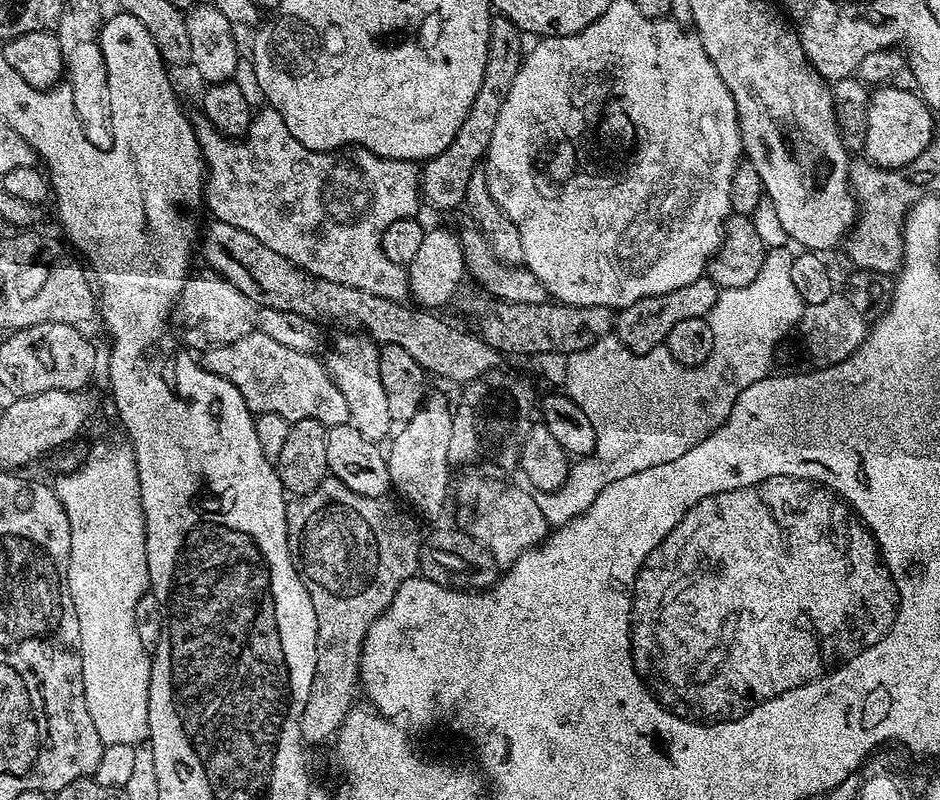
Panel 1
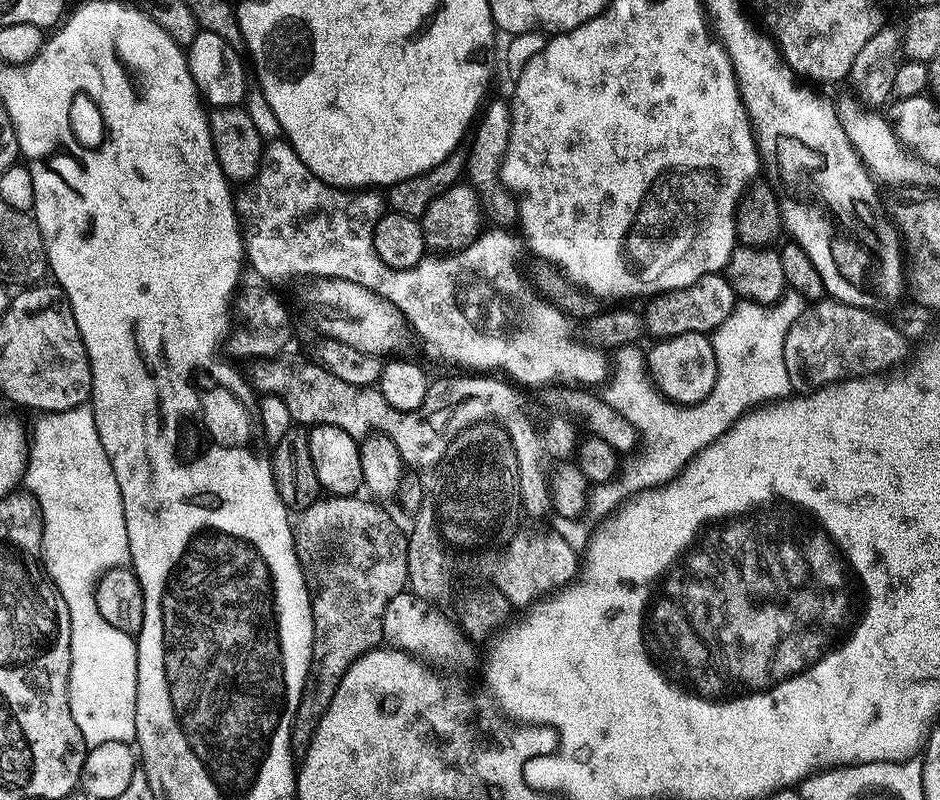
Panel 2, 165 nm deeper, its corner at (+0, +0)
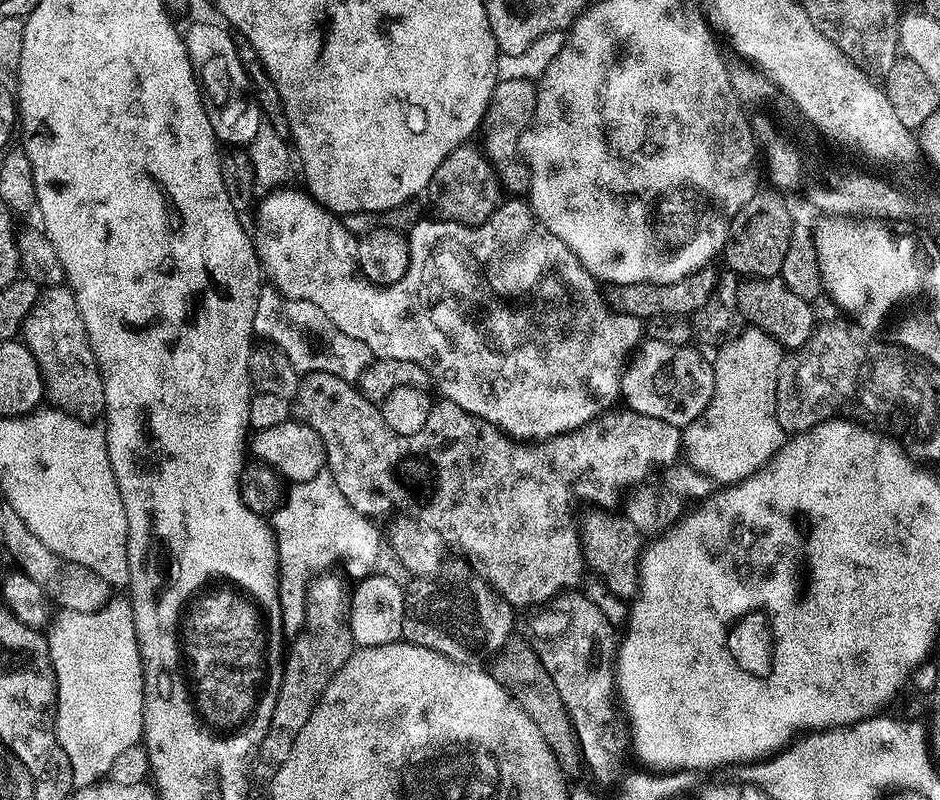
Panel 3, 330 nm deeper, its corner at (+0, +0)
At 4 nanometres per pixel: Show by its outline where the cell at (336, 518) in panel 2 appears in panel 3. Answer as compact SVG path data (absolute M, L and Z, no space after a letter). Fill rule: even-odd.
M320 574L307 581L304 590L304 629L296 641L291 641L290 653L284 665L284 681L274 706L274 718L268 731L268 740L276 748L287 750L292 747L296 736L312 717L312 711L320 703L320 696L326 686L342 670L352 656L354 641L351 630L350 588L336 576ZM320 576L320 577L319 577Z

